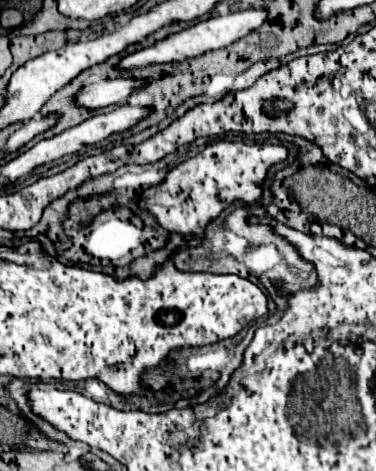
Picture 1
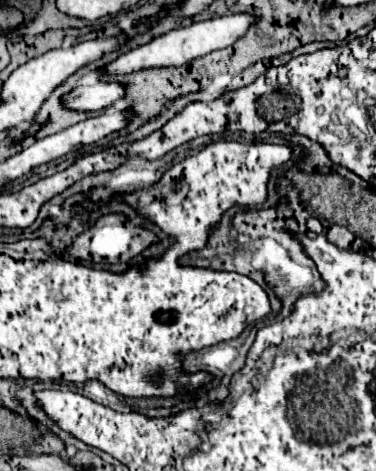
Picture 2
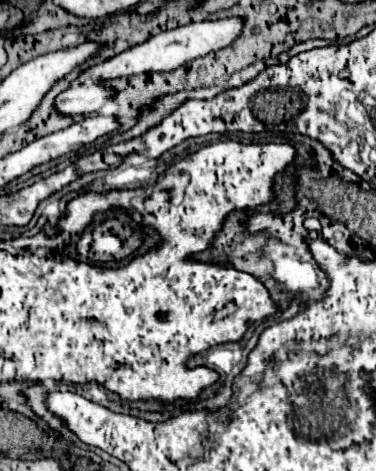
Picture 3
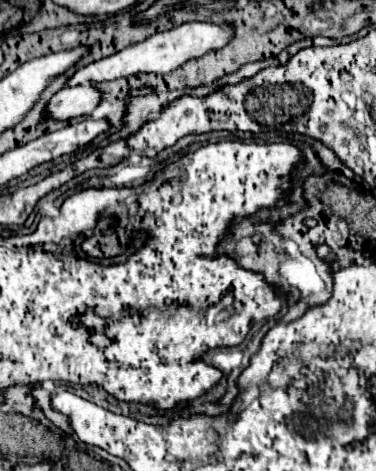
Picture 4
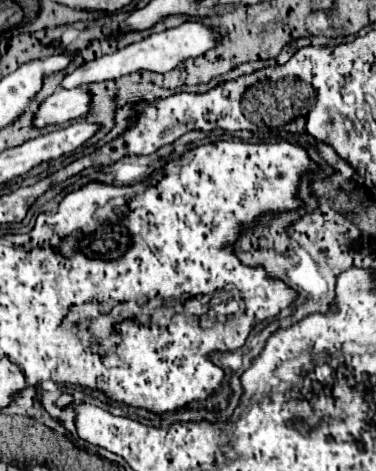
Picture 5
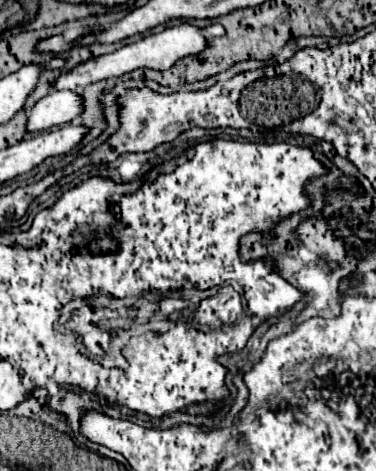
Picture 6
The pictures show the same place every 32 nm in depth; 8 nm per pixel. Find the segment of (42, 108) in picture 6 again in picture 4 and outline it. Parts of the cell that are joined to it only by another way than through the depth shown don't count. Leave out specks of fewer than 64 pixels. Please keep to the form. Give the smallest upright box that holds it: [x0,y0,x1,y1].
[46,82,102,120]

